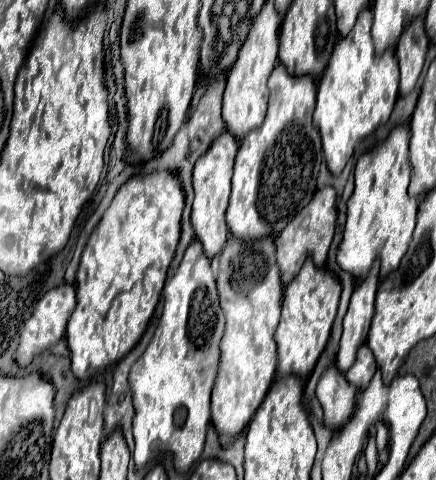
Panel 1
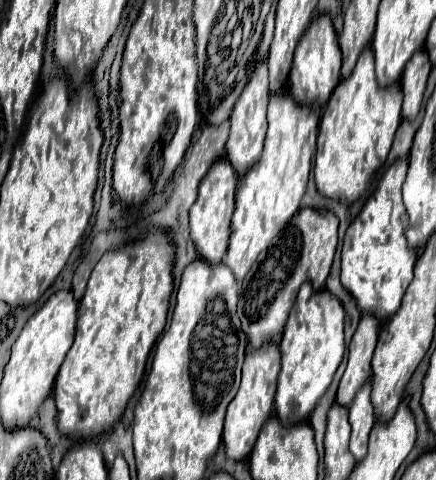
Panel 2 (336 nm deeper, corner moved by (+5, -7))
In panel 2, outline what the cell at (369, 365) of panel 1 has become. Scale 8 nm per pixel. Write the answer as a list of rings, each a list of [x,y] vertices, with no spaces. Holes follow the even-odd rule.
[[[370,381],[358,391],[356,399],[352,401],[350,409],[350,425],[352,425],[352,437],[350,437],[350,453],[356,457],[356,461],[362,461],[366,457],[368,447],[368,435],[374,427],[374,409],[370,403]]]

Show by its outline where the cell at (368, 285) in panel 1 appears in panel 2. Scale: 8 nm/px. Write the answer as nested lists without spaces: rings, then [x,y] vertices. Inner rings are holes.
[[[362,315],[360,325],[350,343],[350,357],[348,367],[342,375],[336,403],[348,407],[354,401],[358,389],[370,379],[370,361],[378,341],[378,325],[380,321],[374,315]]]

